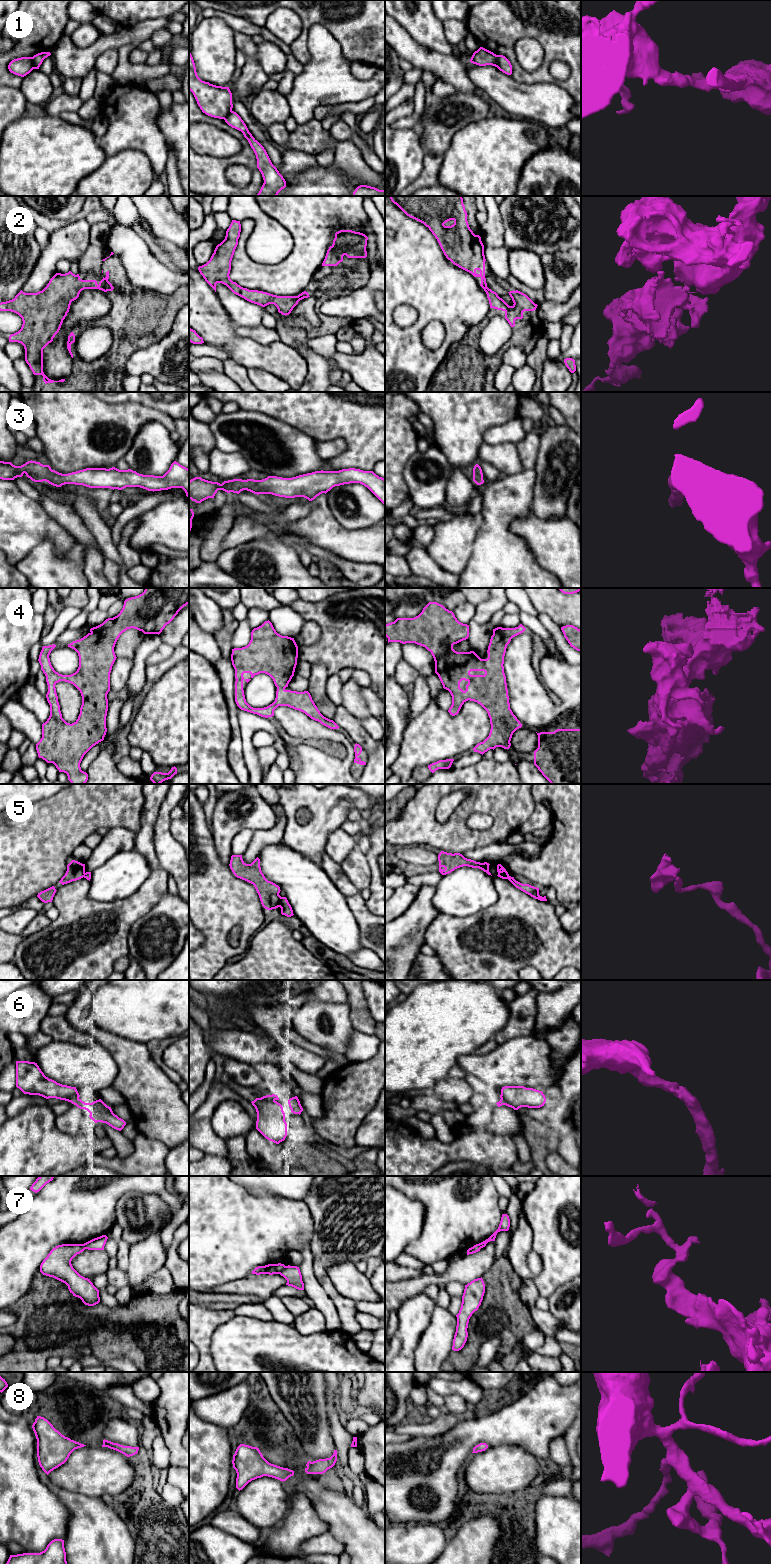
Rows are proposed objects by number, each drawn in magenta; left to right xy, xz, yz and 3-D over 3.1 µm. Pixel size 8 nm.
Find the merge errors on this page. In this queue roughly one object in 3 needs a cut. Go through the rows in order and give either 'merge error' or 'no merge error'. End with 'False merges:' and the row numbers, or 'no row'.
1: merge error
2: no merge error
3: no merge error
4: no merge error
5: merge error
6: no merge error
7: merge error
8: no merge error
False merges: 1, 5, 7

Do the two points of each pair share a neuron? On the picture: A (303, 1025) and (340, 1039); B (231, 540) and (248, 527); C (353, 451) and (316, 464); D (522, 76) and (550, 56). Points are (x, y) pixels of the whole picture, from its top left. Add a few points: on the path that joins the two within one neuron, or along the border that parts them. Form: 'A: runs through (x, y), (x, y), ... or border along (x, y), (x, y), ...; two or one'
A: runs through (312, 1025), (325, 1036), (331, 1036); one
B: runs through (235, 537), (244, 530); one
C: border along (325, 460), (327, 464); two
D: runs through (530, 76), (535, 76), (546, 64); one

